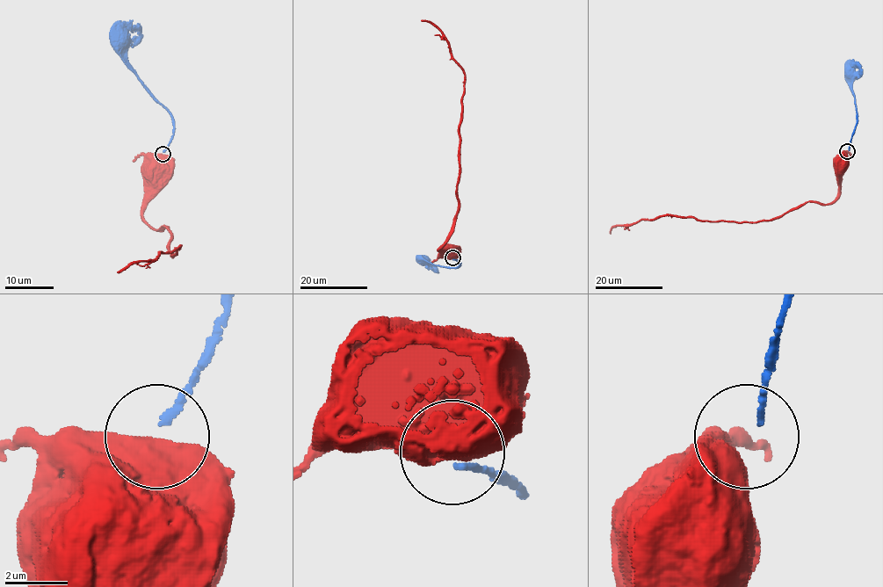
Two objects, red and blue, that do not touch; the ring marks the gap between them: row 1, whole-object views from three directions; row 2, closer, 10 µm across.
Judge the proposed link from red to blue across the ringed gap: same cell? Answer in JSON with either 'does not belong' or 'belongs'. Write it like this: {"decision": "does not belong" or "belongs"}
{"decision": "does not belong"}

